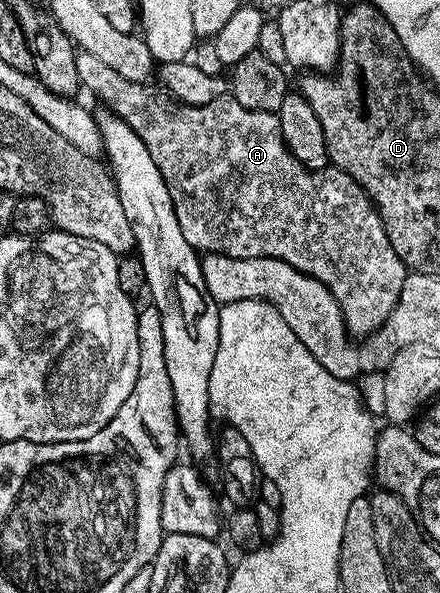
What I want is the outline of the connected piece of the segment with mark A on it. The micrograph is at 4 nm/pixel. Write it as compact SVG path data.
M78 51L75 59L80 85L86 89L87 87L90 88L102 100L101 104L105 108L118 117L122 117L124 123L128 123L128 127L132 127L132 131L136 131L136 135L140 135L140 139L144 139L144 147L148 147L156 167L160 167L160 175L164 175L164 183L168 187L168 195L172 195L172 203L176 211L176 219L180 223L180 231L184 231L184 239L188 239L188 243L193 249L201 251L203 254L219 253L220 255L235 257L236 259L256 259L257 257L280 259L284 263L296 267L301 273L307 273L310 277L314 277L320 283L324 283L330 288L342 312L342 318L346 324L346 332L350 334L351 338L366 339L378 332L378 328L390 318L390 312L393 311L400 299L408 270L400 259L400 255L396 255L396 251L392 251L392 243L388 243L388 231L384 231L384 223L380 219L378 210L374 208L373 201L348 174L333 167L306 169L302 166L291 155L284 143L280 119L277 113L252 111L251 109L240 107L240 103L236 103L233 95L212 99L212 103L207 105L183 105L181 101L170 96L169 93L161 88L155 87L153 89L153 84L124 79L124 75L116 75L116 71L112 71L112 67L108 67L108 63L103 63L101 59L96 59L96 55L88 55Z

